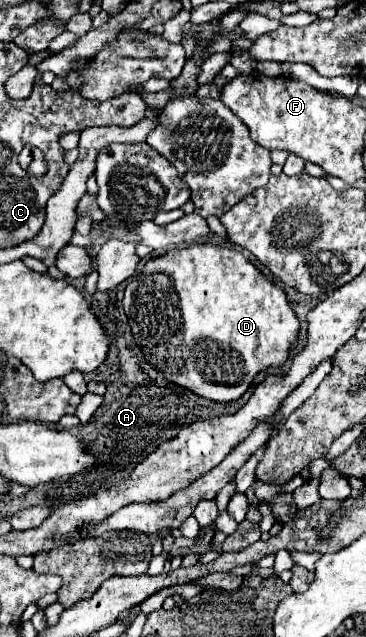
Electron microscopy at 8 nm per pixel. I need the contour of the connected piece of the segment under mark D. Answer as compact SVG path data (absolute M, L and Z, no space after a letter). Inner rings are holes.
M211 243L171 249L161 257L149 259L143 273L125 287L123 309L135 343L143 349L145 359L167 381L219 403L239 399L259 371L271 365L281 365L299 333L299 319L293 313L285 291L245 261L239 251Z

